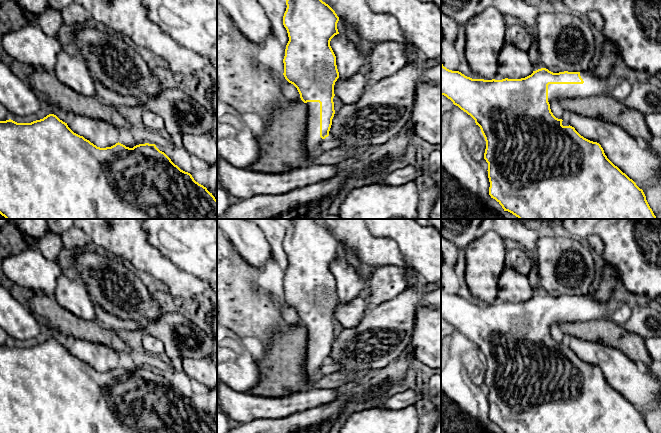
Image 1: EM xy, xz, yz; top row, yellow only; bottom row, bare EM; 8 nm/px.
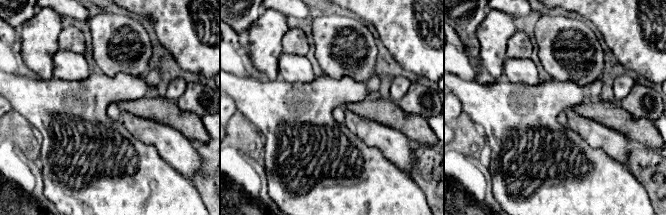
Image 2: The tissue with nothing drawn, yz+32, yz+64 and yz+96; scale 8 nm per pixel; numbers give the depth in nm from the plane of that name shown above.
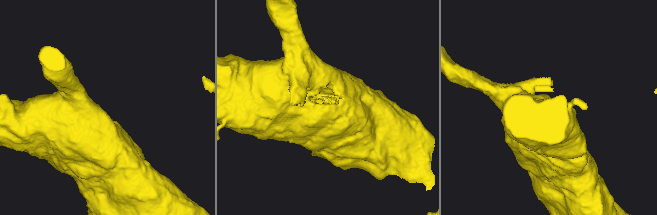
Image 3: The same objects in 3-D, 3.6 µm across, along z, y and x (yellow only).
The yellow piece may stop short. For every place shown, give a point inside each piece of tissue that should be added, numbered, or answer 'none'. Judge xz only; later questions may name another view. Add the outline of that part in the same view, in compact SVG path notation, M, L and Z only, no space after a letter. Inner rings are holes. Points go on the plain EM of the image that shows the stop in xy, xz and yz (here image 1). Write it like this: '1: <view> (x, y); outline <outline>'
1: xz (312, 364); outline M307 326L307 349L304 370L311 382L315 382L319 375L319 369L324 364L320 361L320 327Z

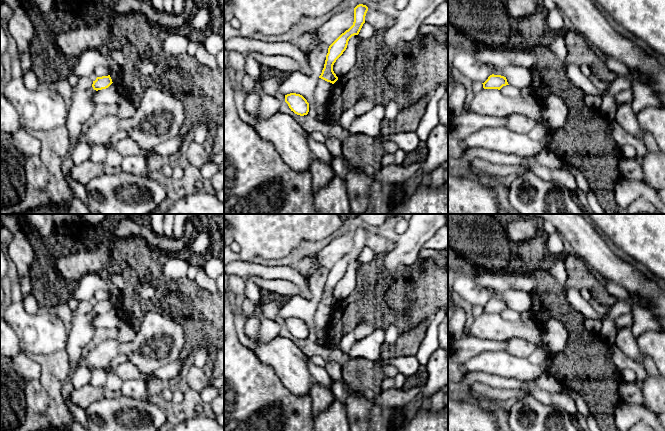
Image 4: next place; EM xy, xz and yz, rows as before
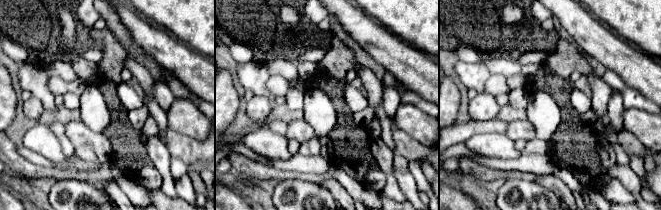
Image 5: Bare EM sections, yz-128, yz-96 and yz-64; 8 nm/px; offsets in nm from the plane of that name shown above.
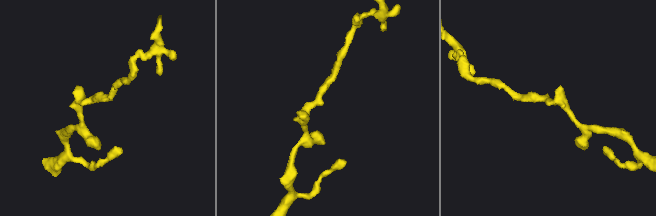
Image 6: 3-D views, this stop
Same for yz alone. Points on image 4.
none

